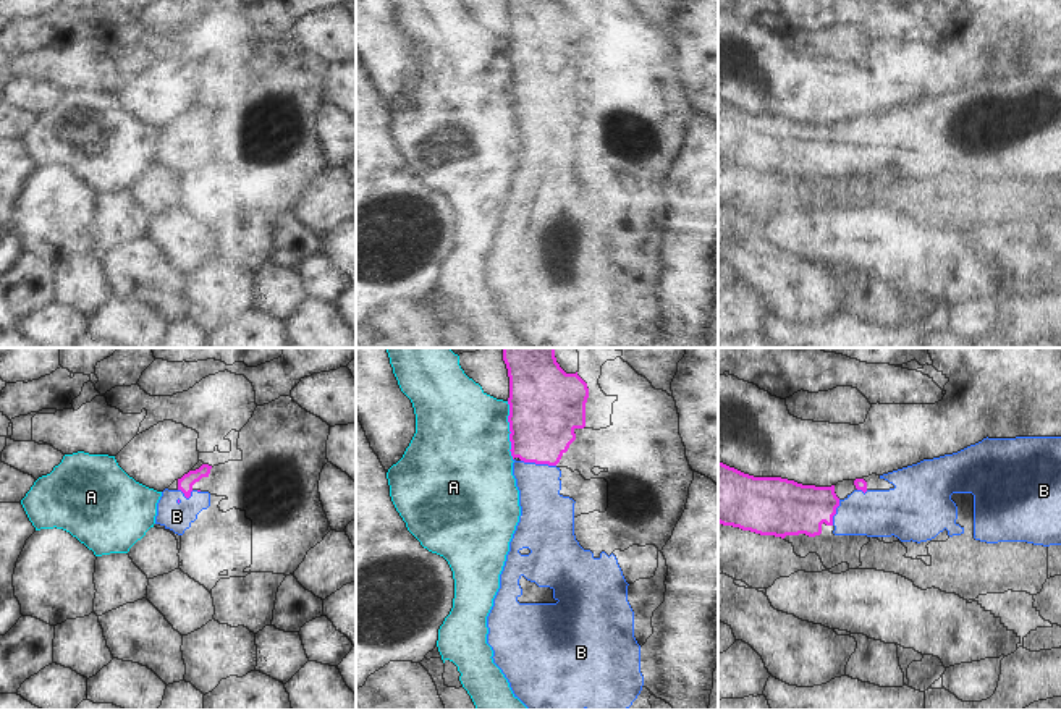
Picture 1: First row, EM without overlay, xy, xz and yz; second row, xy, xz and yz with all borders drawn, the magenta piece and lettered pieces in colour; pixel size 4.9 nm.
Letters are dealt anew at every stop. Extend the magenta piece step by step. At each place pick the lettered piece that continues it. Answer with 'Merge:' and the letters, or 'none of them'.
Merge: B

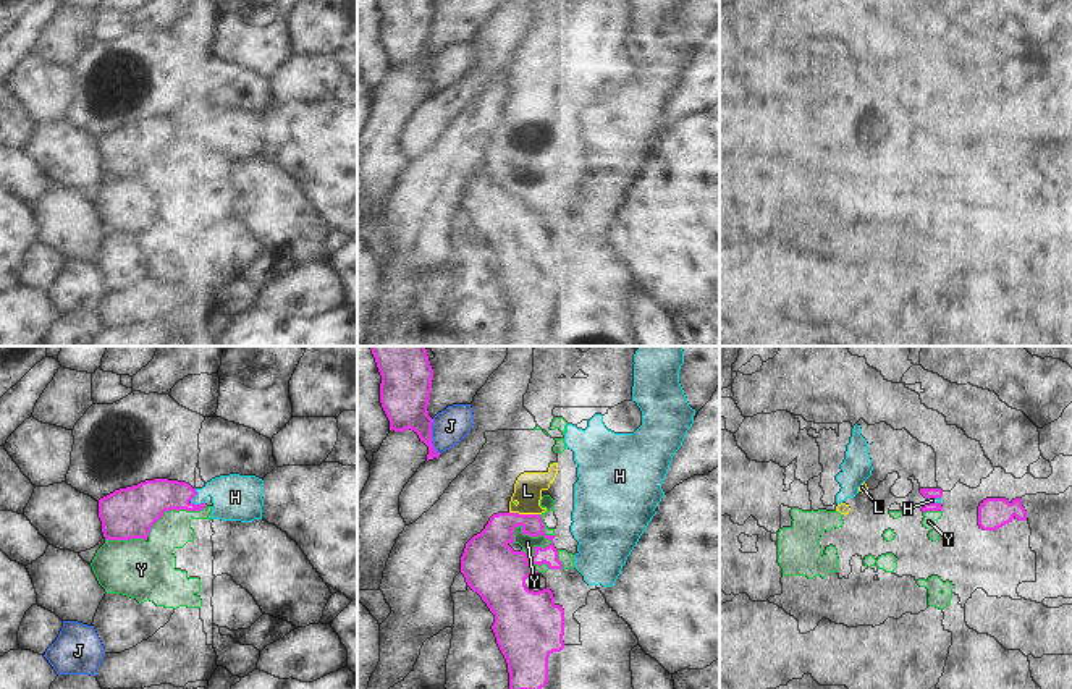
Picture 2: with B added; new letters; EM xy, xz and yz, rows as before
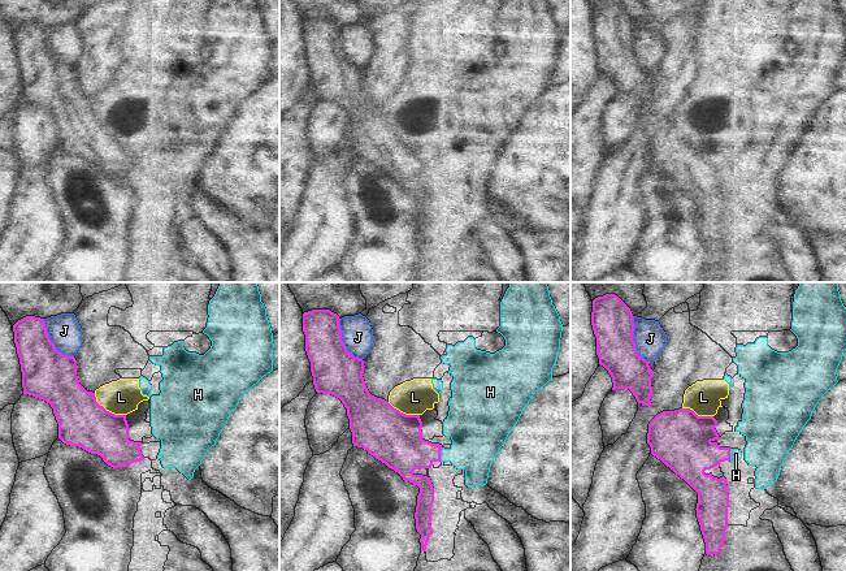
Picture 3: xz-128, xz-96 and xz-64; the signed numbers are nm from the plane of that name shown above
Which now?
Merge: none of them

